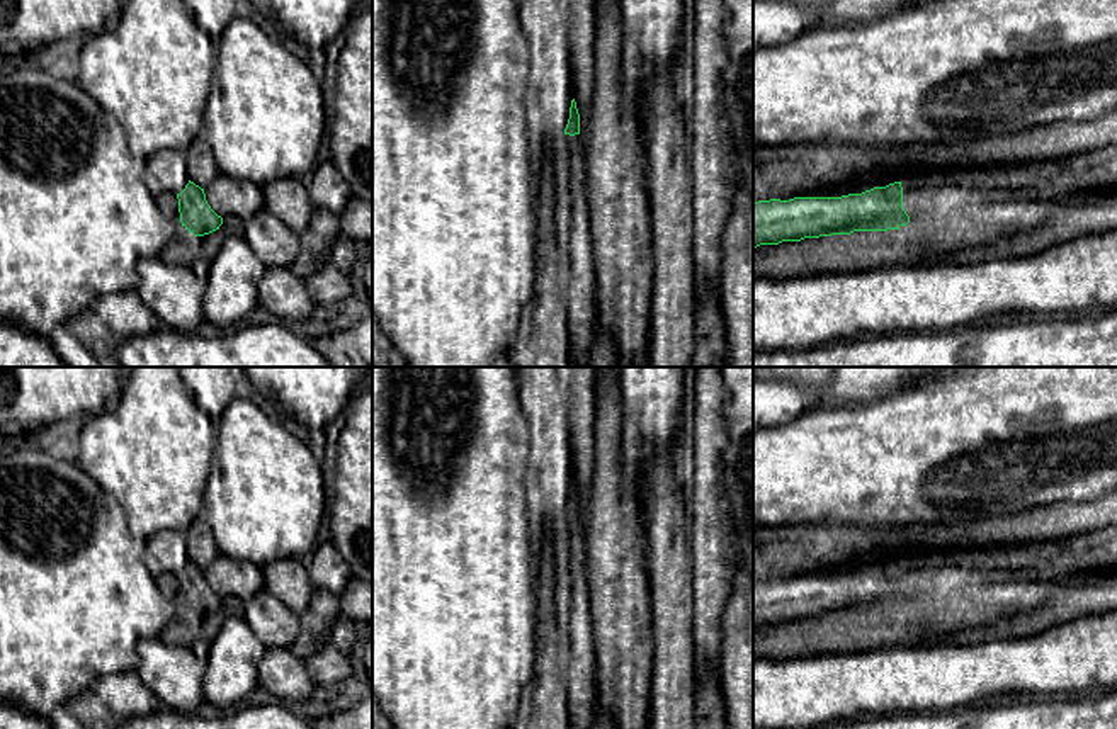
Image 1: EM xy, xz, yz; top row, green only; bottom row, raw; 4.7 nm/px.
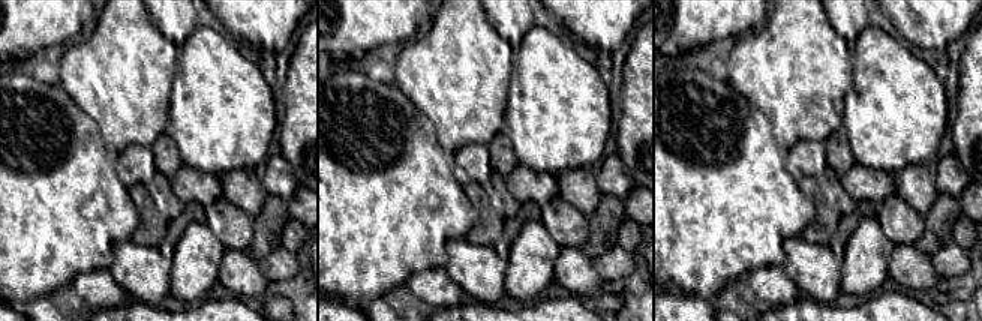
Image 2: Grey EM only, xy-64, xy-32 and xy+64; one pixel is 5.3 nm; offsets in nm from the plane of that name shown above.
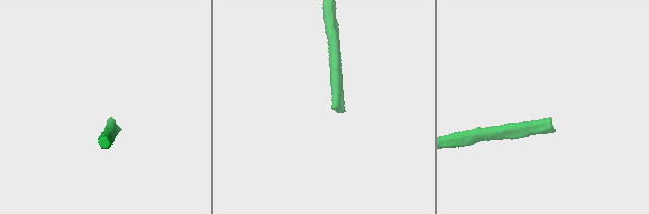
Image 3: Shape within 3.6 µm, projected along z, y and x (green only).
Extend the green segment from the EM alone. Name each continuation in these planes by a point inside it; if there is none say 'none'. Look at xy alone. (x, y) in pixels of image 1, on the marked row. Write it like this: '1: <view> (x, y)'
none

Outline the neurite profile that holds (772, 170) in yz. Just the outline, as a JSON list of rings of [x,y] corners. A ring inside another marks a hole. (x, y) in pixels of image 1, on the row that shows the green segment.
[[[1117,110],[1088,121],[1057,121],[964,144],[768,148],[753,151],[753,202],[770,201],[779,189],[796,184],[894,177],[915,170],[952,170],[955,167],[1064,161],[1112,144],[1117,144]]]

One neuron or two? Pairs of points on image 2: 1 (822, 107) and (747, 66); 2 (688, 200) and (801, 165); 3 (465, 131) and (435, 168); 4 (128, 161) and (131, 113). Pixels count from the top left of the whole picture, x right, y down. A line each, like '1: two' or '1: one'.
1: one
2: two
3: two
4: two

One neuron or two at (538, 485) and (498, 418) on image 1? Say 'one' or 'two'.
two

